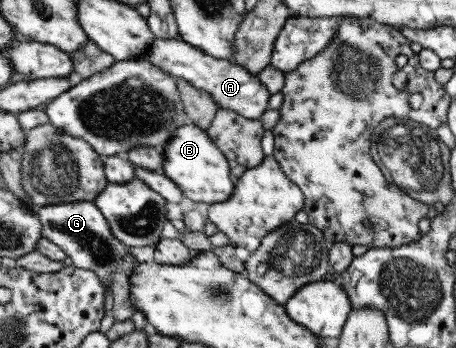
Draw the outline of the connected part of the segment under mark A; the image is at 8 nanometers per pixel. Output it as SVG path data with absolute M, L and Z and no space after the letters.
M154 38L144 58L170 77L184 80L194 88L208 92L219 108L226 108L226 111L256 120L267 109L270 94L258 81L256 74L252 75L244 67L230 61L212 58L181 39Z

